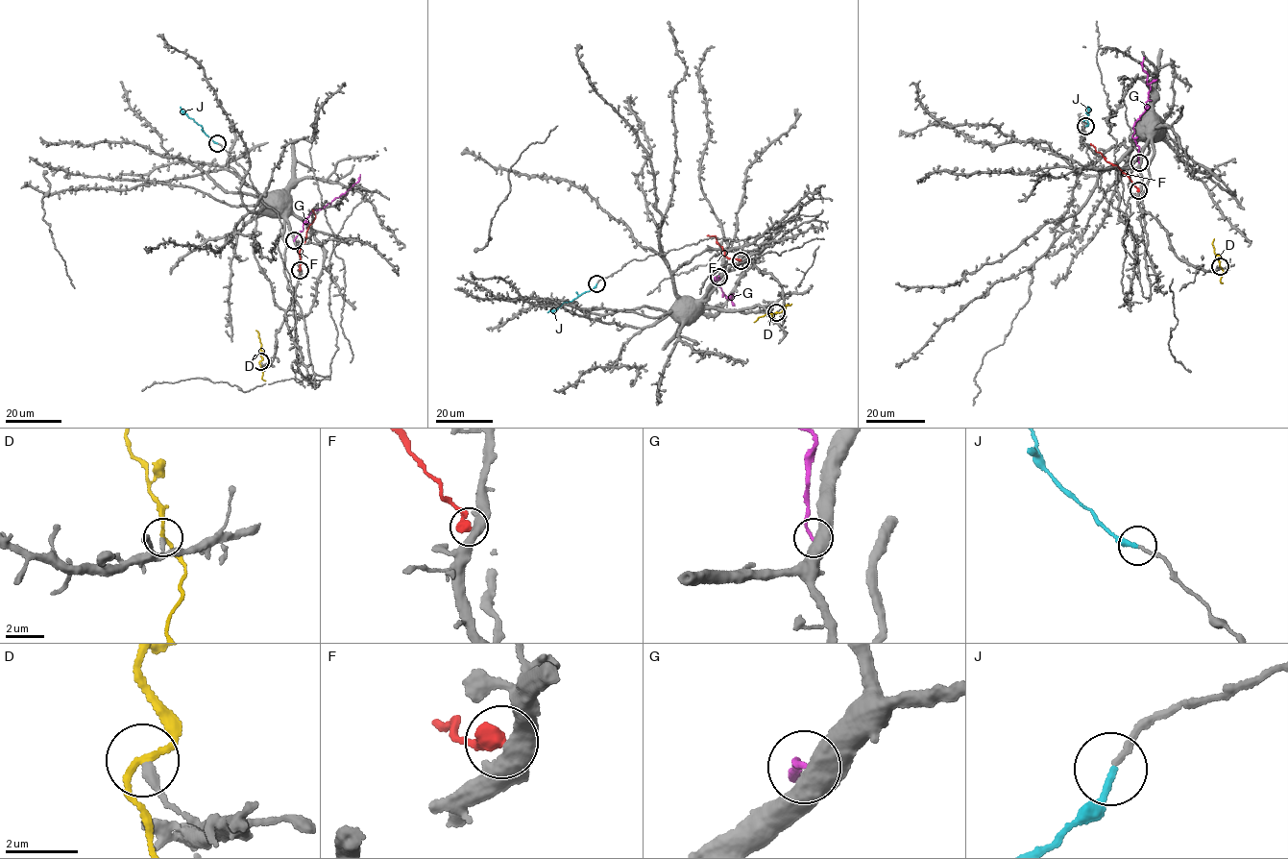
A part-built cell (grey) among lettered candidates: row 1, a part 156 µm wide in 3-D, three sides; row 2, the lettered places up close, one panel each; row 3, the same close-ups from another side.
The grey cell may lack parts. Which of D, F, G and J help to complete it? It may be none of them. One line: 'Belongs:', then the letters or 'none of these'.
Belongs: J

